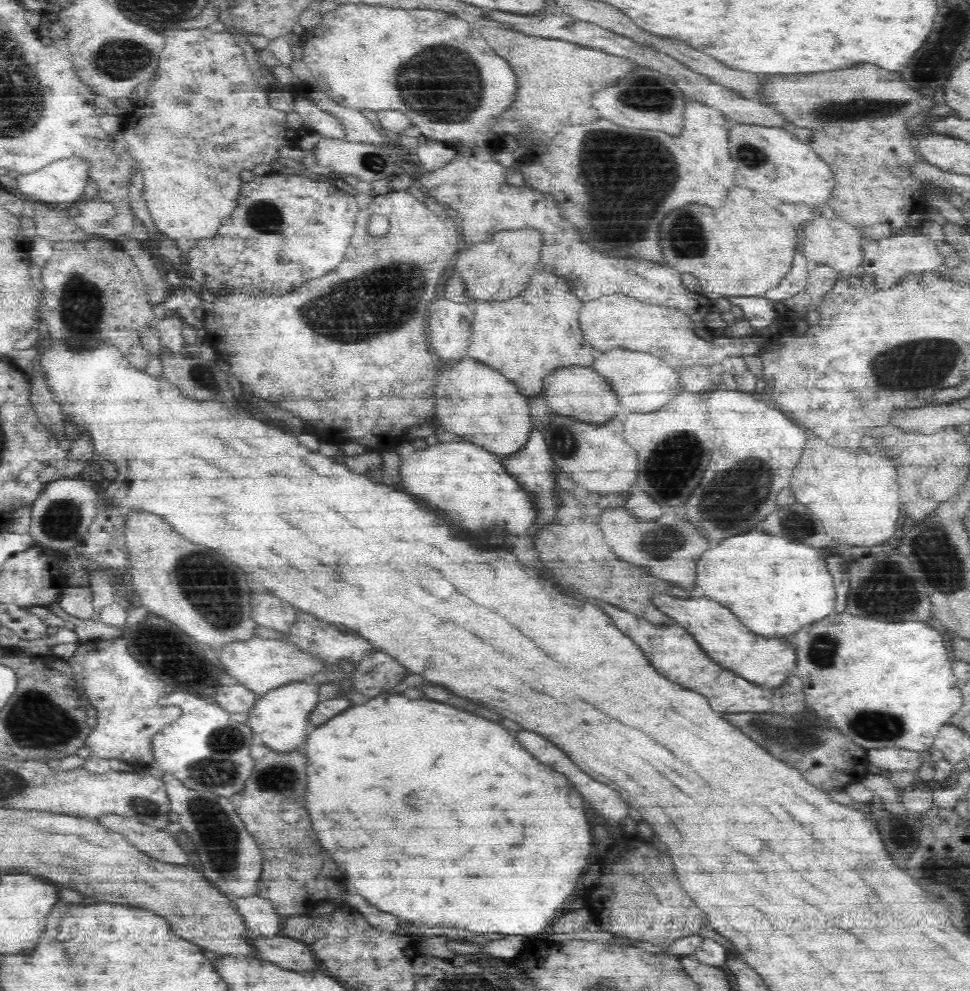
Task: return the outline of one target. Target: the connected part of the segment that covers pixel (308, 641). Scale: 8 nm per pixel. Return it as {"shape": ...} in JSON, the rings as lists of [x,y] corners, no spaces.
{"shape":[[[298,610],[296,622],[292,623],[284,640],[290,640],[302,650],[313,652],[320,658],[327,658],[336,666],[336,658],[352,658],[350,654],[362,658],[366,650],[366,642],[356,634],[336,634],[330,622],[324,622],[302,610]]]}

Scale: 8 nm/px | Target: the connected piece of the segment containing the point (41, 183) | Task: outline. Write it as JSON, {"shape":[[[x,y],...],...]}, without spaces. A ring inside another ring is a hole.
{"shape":[[[79,154],[58,158],[36,172],[18,176],[18,190],[42,202],[76,201],[90,180],[91,164]]]}

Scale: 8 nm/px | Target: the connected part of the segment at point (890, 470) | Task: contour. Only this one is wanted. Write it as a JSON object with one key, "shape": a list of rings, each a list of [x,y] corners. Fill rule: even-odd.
{"shape":[[[814,436],[806,442],[802,458],[794,466],[790,490],[798,502],[820,518],[819,522],[824,522],[832,536],[850,546],[874,546],[900,530],[900,486],[896,464],[890,456],[870,454],[864,448],[838,448]]]}

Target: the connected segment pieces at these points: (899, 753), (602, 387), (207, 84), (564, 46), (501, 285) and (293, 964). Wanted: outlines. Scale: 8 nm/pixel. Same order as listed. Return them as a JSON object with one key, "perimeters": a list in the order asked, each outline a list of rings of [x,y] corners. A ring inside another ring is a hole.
{"perimeters":[[[[877,746],[867,749],[869,762],[887,771],[911,771],[917,773],[918,768],[926,762],[926,754],[902,748],[901,746]]],[[[560,366],[544,376],[542,394],[554,413],[572,416],[586,422],[606,422],[618,408],[616,394],[590,366]]],[[[203,23],[200,27],[190,30],[169,29],[164,32],[164,36],[166,46],[162,50],[162,58],[152,80],[152,88],[146,96],[146,106],[140,106],[140,110],[136,110],[136,118],[132,118],[128,126],[124,126],[124,134],[128,134],[128,142],[132,140],[134,152],[130,154],[140,164],[143,198],[146,198],[146,206],[151,218],[156,222],[155,226],[176,240],[182,251],[188,251],[196,240],[216,234],[224,218],[236,208],[236,200],[242,186],[238,178],[240,172],[244,172],[246,168],[252,170],[258,164],[266,164],[267,168],[269,163],[279,161],[280,148],[298,148],[301,132],[288,126],[287,113],[284,110],[276,110],[276,106],[272,106],[272,98],[268,98],[268,90],[264,90],[264,86],[260,86],[260,82],[252,78],[248,62],[244,58],[244,50],[234,41],[231,32],[223,28],[221,32],[216,32]],[[198,94],[200,106],[172,106],[186,96],[196,98]]],[[[490,26],[482,30],[488,45],[502,56],[516,74],[516,90],[512,106],[502,112],[496,122],[486,126],[489,132],[496,134],[518,134],[522,130],[546,130],[548,136],[554,136],[562,126],[592,122],[596,116],[594,108],[588,104],[592,94],[602,86],[610,86],[632,70],[632,61],[624,56],[618,56],[570,42],[554,40],[554,38],[536,38],[516,32],[502,26]]],[[[526,226],[526,228],[516,228],[516,230],[506,230],[502,228],[500,232],[486,234],[484,242],[468,246],[462,254],[458,254],[456,266],[450,270],[460,270],[459,276],[466,282],[466,289],[472,298],[480,300],[504,300],[510,296],[516,296],[524,290],[526,280],[534,272],[540,250],[542,250],[542,232]]],[[[280,933],[270,936],[267,934],[248,934],[246,940],[249,942],[252,954],[260,959],[300,972],[317,967],[312,951],[295,938]]]]}

